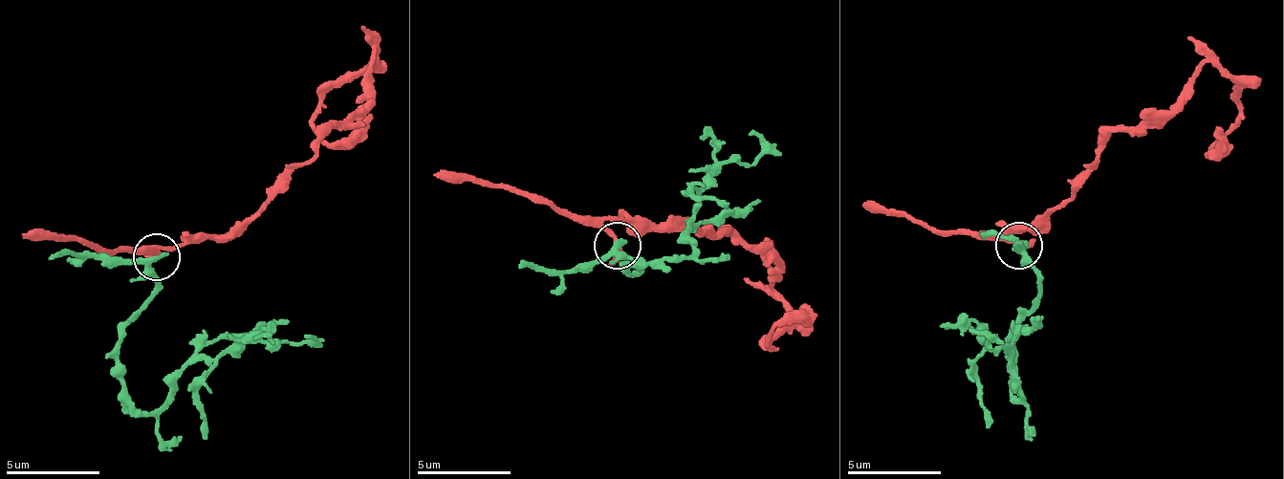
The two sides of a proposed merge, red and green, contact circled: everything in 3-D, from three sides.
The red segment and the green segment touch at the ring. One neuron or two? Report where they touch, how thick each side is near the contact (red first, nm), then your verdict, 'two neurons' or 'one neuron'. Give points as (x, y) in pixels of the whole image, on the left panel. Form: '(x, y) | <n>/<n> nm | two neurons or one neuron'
(156, 257) | 340/300 nm | two neurons

